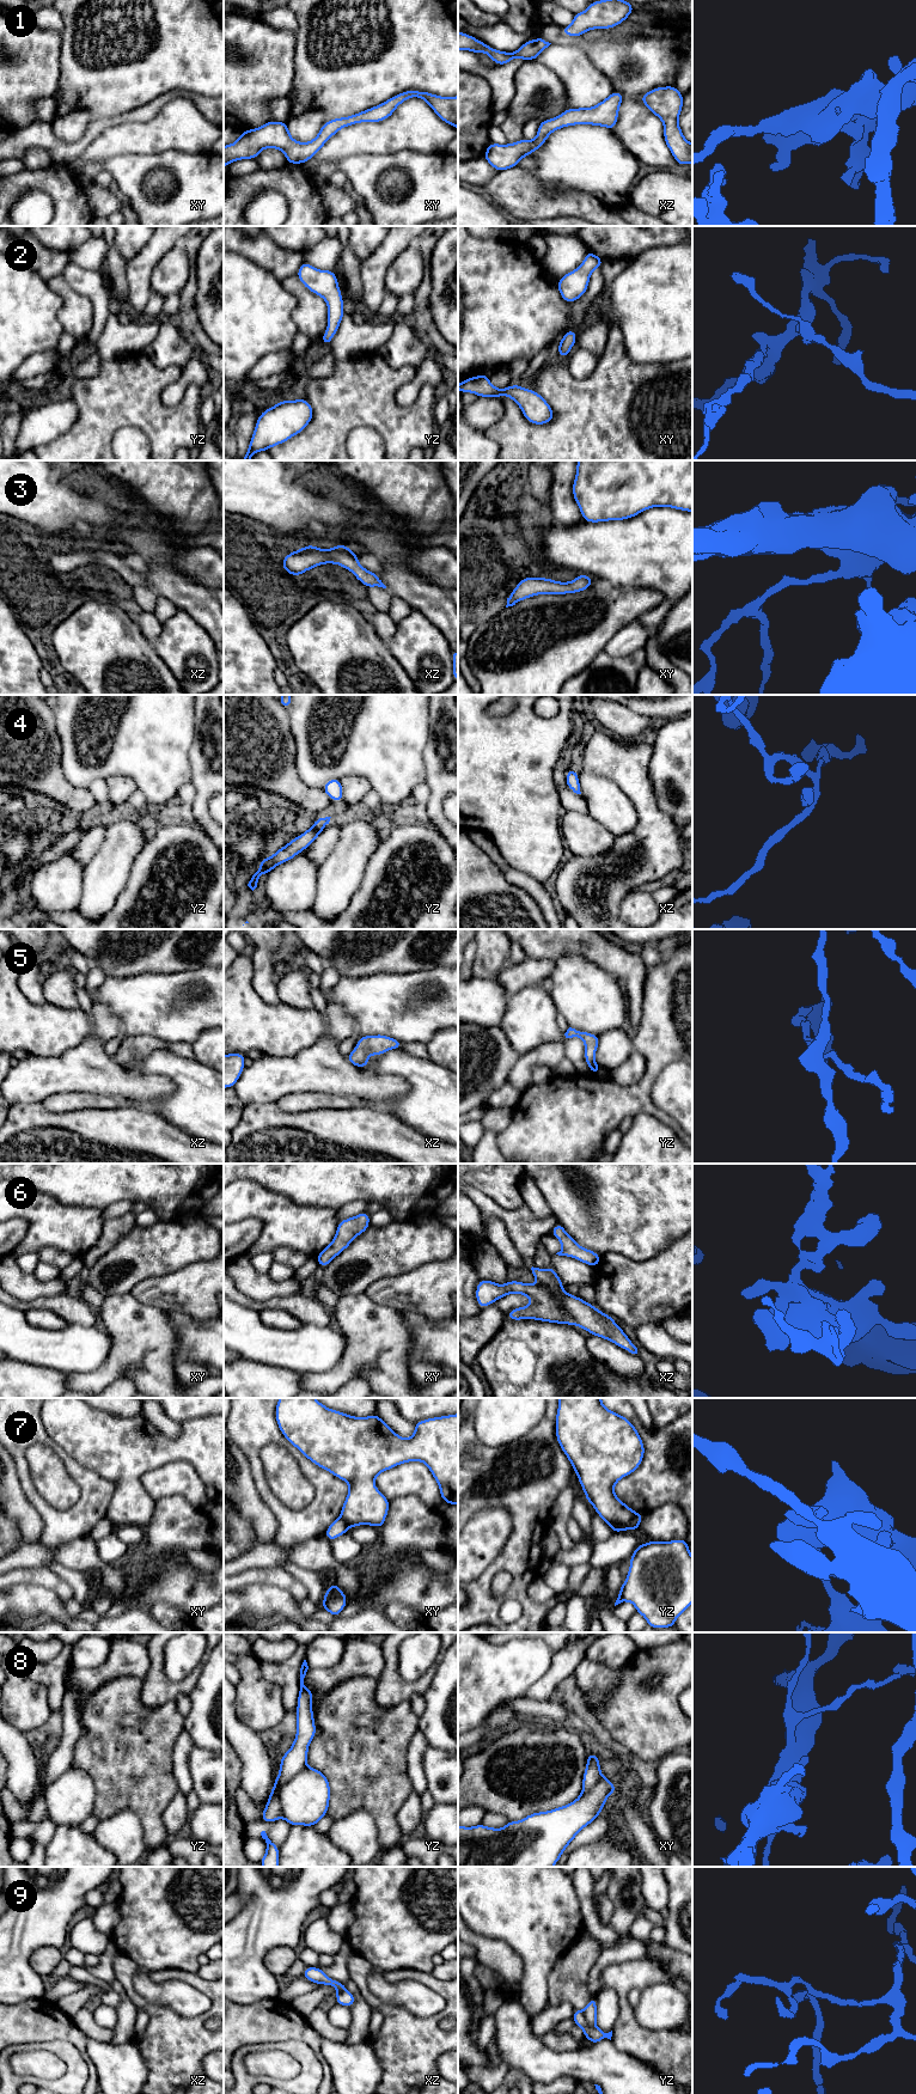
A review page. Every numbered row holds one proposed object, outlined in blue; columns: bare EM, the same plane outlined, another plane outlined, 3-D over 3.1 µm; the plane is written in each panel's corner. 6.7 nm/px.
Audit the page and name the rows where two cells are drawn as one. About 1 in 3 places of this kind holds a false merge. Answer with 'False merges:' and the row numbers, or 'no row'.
False merges: 7, 9

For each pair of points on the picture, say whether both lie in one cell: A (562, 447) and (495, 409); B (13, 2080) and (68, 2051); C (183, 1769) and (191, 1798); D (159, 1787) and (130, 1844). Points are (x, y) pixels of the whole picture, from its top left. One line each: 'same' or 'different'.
A: different
B: same
C: different
D: different

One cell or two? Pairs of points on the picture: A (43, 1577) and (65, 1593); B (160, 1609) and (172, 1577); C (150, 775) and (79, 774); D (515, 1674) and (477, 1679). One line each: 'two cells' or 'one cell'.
A: one cell
B: two cells
C: one cell
D: one cell

